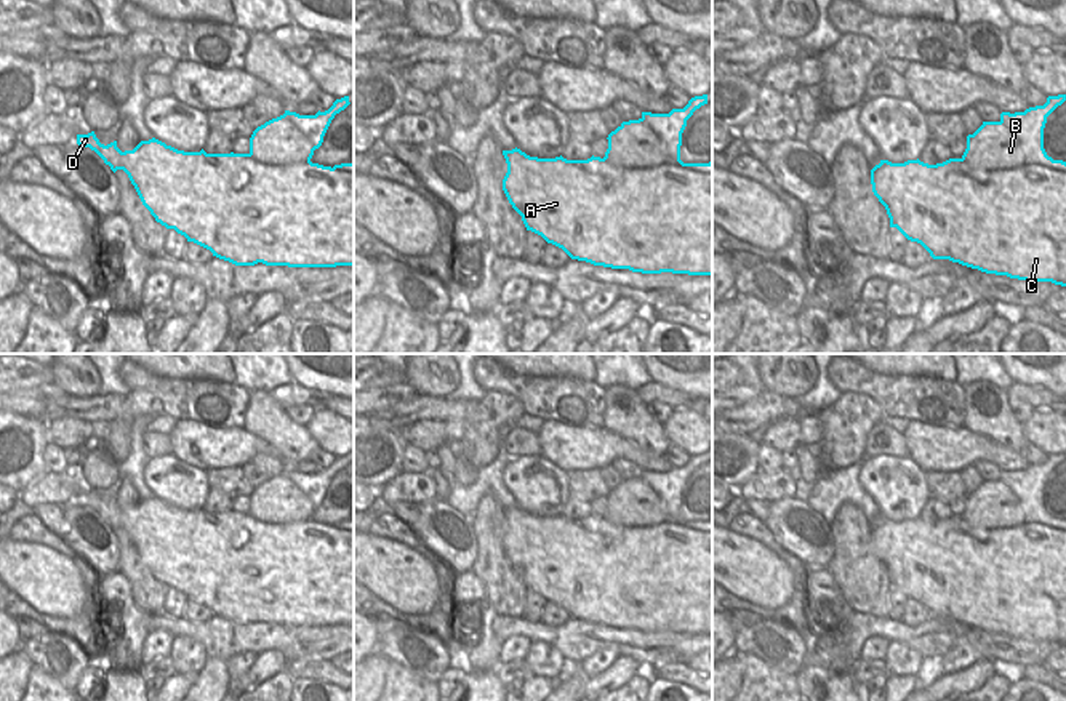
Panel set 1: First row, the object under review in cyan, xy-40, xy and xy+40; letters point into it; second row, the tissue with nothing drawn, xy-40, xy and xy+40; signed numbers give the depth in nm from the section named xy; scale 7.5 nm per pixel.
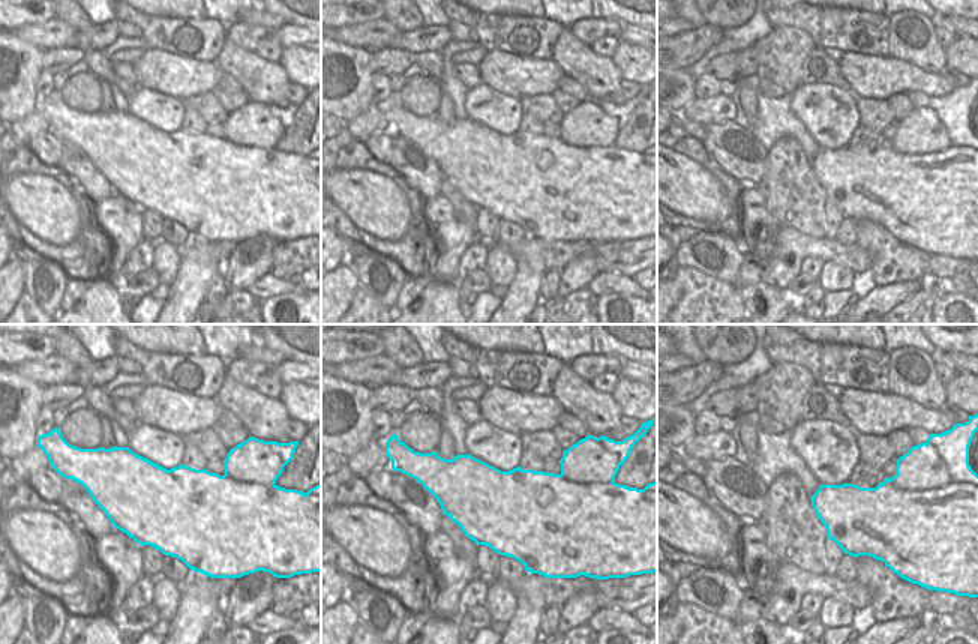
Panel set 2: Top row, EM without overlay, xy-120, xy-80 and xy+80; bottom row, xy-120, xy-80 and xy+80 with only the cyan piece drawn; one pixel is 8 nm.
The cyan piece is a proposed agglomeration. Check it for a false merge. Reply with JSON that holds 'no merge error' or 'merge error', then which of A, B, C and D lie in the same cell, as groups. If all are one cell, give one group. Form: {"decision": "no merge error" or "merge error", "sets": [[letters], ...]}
{"decision": "merge error", "sets": [["A", "C", "D"], ["B"]]}

